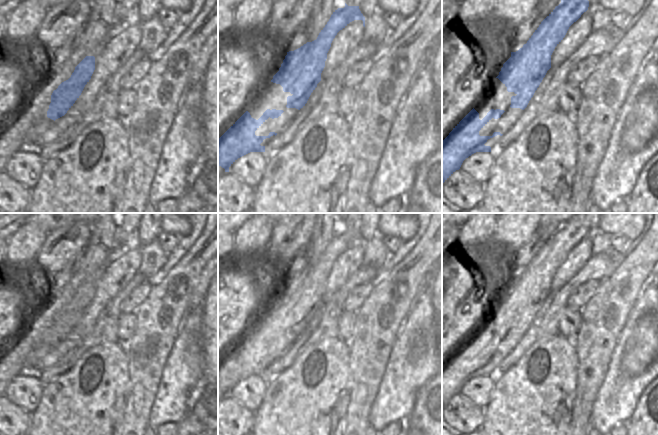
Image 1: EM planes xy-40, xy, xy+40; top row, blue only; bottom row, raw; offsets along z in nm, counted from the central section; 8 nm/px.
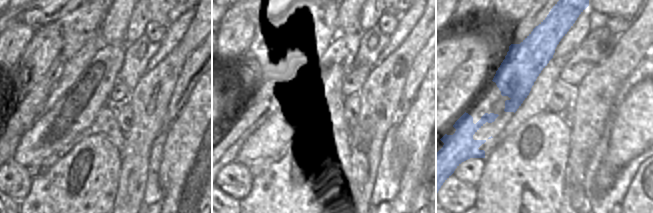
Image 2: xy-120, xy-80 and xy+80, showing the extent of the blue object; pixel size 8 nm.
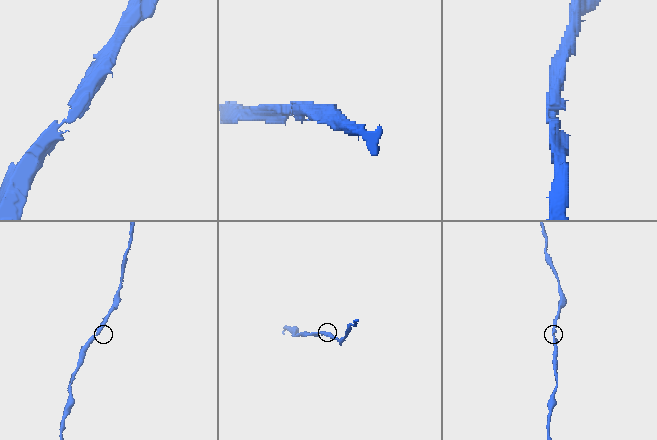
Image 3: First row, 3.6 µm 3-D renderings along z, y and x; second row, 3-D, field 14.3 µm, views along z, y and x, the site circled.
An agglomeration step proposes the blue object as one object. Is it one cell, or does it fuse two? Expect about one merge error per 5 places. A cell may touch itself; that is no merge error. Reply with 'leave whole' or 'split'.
leave whole

